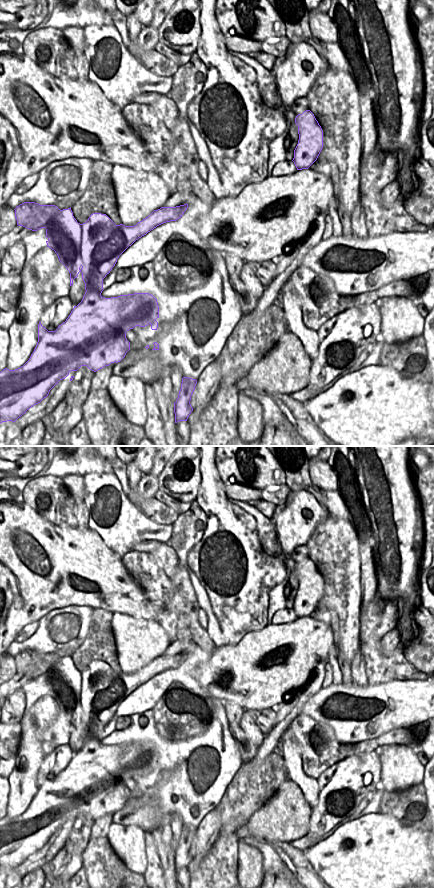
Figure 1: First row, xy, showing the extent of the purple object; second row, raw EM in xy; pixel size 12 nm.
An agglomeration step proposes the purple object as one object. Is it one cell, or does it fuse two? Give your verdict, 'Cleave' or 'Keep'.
Cleave.

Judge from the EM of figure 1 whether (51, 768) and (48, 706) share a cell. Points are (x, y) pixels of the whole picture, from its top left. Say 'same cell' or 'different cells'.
different cells

